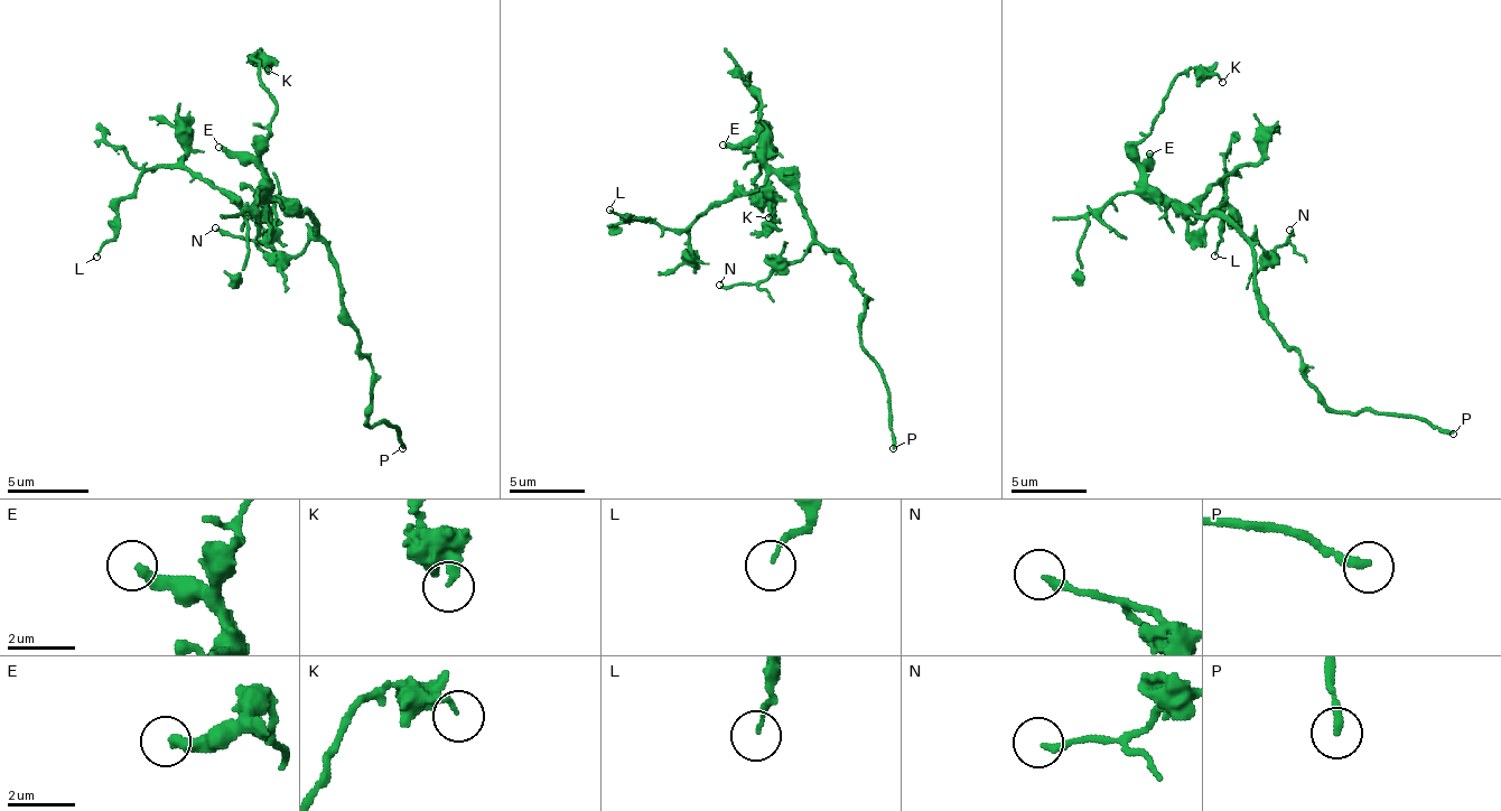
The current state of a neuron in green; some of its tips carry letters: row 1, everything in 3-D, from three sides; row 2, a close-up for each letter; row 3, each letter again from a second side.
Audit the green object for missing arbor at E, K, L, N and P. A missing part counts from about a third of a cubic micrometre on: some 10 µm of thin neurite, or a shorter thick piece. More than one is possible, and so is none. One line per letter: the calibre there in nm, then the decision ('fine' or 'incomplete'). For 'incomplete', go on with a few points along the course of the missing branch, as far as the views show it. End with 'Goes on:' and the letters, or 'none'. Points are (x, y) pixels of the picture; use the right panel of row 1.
E: 340 nm | incomplete
K: 220 nm | fine
L: 120 nm | fine
N: 220 nm | fine
P: 260 nm | incomplete
Goes on: E, P

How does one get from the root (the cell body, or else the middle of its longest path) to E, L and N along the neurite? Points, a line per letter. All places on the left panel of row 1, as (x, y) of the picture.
E: (320, 240), (317, 224), (308, 215), (292, 215), (268, 195), (268, 179), (251, 162), (239, 162), (218, 147)
L: (320, 240), (308, 215), (272, 203), (255, 220), (186, 170), (149, 167), (117, 207), (117, 232), (96, 257)
N: (320, 240), (313, 240), (292, 257), (276, 257), (263, 244), (223, 236), (215, 227)

